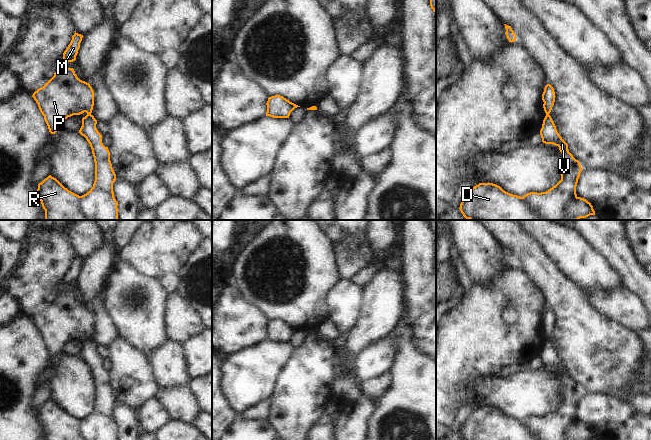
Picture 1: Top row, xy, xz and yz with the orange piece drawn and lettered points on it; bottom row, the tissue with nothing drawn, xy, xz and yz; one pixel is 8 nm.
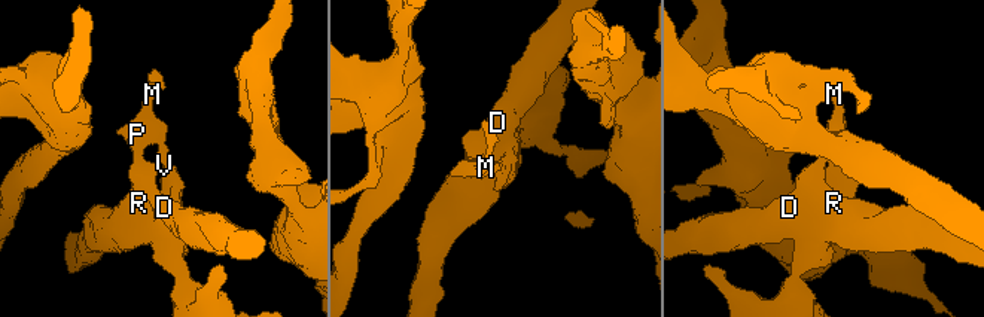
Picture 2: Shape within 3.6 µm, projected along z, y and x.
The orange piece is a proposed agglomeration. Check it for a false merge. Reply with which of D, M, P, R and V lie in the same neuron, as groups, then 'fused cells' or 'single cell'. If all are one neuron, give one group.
groups D M P R / V; fused cells

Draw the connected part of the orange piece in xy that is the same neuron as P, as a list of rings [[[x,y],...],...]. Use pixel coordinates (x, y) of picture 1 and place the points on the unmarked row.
[[[60,292],[54,300],[32,319],[49,356],[55,358],[68,341],[84,336],[91,339],[94,315],[89,307],[80,304],[73,292]]]

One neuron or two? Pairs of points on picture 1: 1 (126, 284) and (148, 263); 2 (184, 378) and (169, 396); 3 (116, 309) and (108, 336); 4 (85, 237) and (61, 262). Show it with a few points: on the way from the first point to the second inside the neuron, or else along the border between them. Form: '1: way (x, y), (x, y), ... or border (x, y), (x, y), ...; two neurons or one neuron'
1: border (118, 259), (159, 283); two neurons
2: border (186, 385), (166, 389), (158, 388); two neurons
3: border (103, 300), (103, 306), (118, 336); two neurons
4: border (67, 230), (67, 239), (75, 254); two neurons

